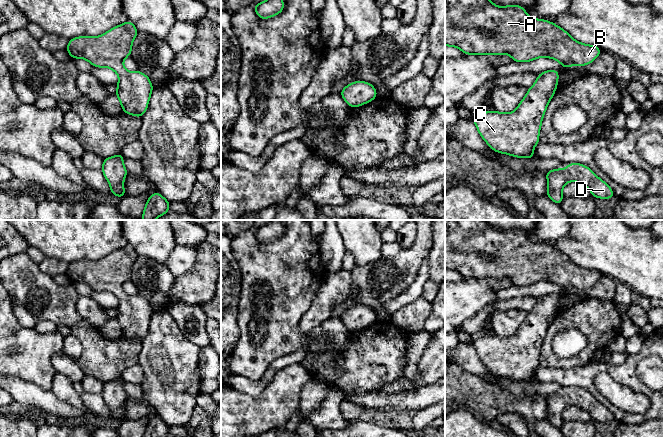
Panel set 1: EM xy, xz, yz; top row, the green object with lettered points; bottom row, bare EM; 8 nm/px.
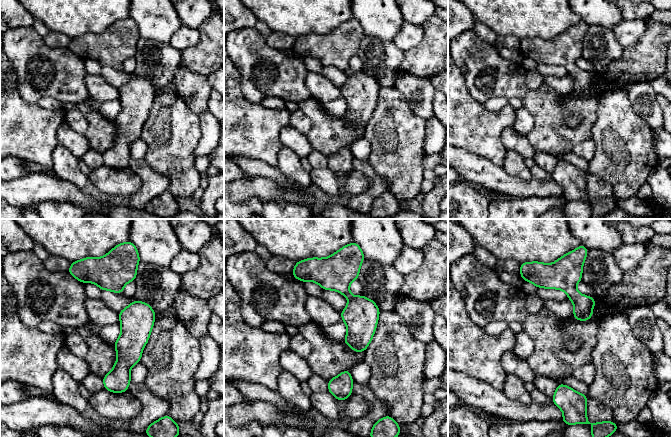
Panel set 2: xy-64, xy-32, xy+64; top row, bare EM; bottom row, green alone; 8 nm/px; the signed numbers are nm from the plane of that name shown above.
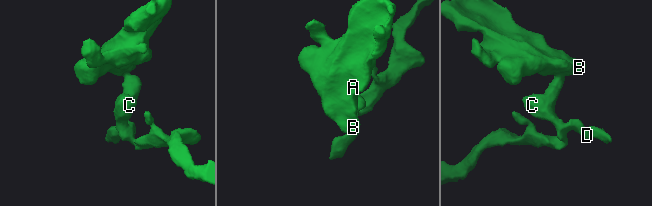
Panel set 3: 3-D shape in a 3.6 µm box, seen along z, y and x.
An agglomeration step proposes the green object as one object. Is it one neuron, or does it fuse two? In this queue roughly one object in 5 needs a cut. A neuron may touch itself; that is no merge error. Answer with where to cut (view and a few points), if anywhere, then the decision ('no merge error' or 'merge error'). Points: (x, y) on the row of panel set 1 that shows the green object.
cut none; no merge error

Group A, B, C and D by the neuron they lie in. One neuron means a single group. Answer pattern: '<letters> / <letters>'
A B C D

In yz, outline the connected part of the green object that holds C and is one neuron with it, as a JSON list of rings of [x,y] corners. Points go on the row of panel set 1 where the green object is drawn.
[[[559,71],[538,74],[536,82],[512,113],[487,111],[476,115],[473,122],[480,136],[497,153],[535,159],[534,147],[540,142],[543,116],[558,86]]]

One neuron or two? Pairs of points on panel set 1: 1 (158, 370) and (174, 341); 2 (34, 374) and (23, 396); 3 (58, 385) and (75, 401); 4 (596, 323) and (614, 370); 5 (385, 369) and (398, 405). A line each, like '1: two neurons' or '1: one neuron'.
1: one neuron
2: two neurons
3: one neuron
4: two neurons
5: two neurons

